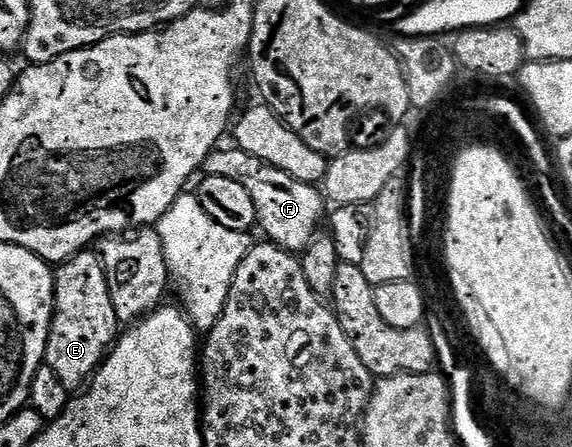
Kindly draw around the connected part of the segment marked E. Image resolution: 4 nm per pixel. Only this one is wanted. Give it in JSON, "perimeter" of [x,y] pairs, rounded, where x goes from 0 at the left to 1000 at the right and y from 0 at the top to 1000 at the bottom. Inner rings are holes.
{"perimeter":[[[149,559],[110,584],[94,609],[94,696],[77,794],[77,812],[108,846],[108,864],[140,872],[159,852],[206,758],[203,732],[203,696],[177,575]]]}

